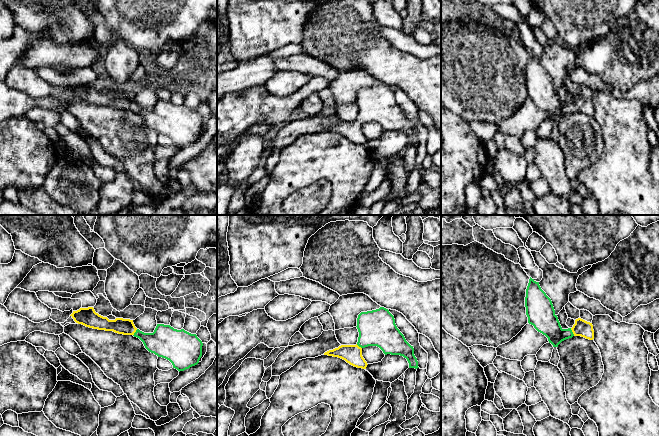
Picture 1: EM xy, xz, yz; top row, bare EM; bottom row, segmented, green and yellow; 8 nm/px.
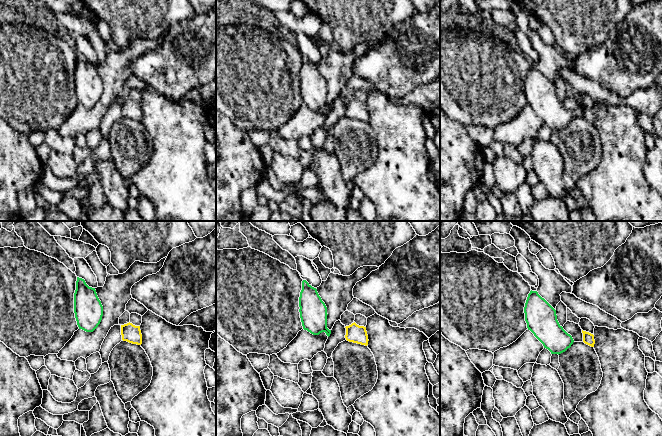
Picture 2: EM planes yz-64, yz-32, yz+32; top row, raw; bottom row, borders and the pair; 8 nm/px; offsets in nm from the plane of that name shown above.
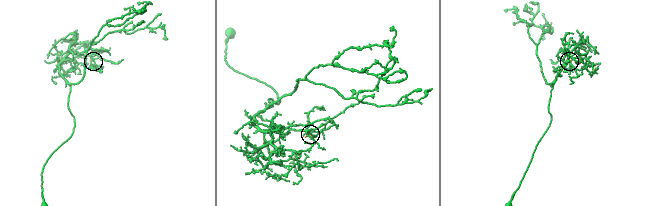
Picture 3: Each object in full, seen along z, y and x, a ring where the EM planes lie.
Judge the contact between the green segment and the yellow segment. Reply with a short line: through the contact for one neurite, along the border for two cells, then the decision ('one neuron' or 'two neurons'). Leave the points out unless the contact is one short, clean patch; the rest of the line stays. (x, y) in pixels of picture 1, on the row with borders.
line yz (544, 320), (556, 332), (572, 332), (582, 328); one neuron

